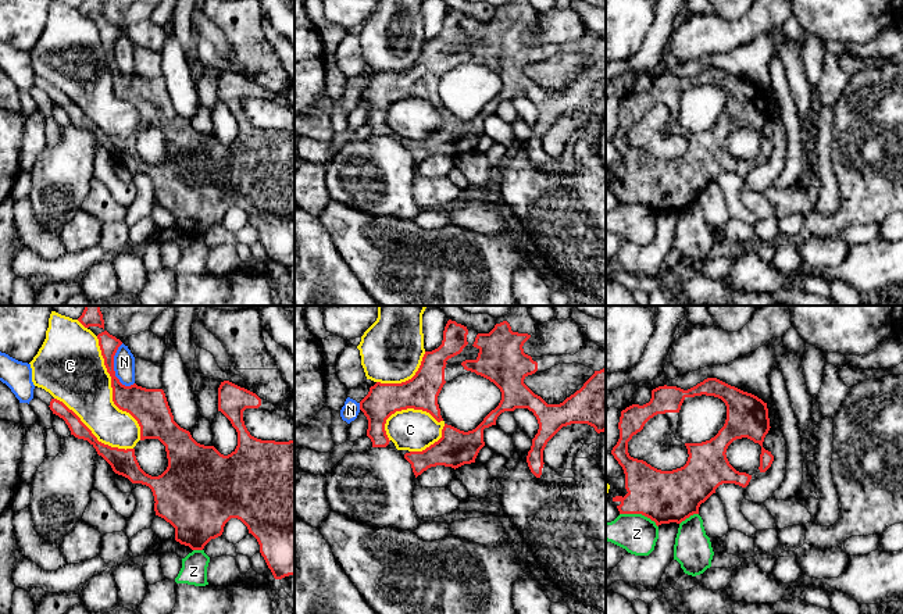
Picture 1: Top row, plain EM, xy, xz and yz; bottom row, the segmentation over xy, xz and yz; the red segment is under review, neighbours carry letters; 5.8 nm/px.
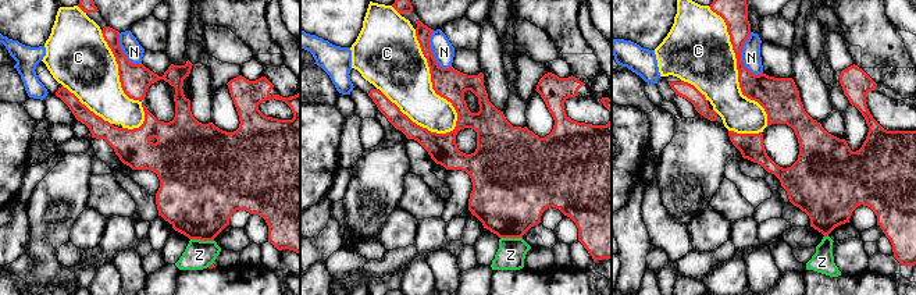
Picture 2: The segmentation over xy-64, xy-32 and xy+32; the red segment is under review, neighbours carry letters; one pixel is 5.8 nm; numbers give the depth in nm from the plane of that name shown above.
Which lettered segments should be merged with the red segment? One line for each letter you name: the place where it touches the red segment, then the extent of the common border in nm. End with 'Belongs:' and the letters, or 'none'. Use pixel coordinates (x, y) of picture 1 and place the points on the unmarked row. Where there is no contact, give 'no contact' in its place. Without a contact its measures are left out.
Belongs: none

